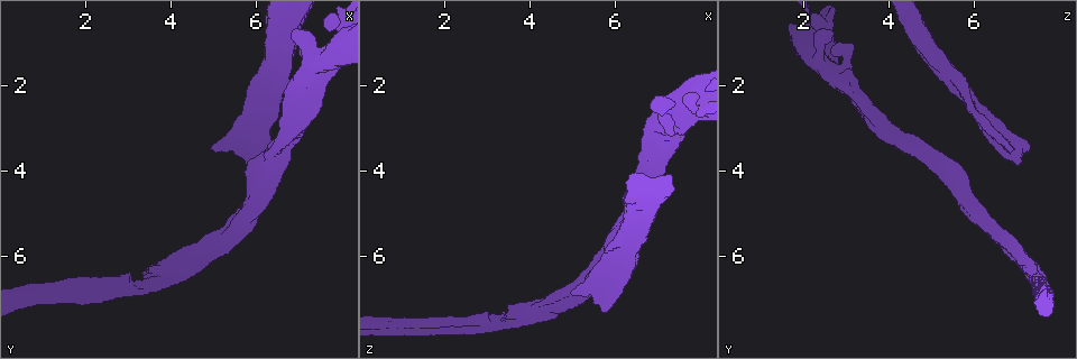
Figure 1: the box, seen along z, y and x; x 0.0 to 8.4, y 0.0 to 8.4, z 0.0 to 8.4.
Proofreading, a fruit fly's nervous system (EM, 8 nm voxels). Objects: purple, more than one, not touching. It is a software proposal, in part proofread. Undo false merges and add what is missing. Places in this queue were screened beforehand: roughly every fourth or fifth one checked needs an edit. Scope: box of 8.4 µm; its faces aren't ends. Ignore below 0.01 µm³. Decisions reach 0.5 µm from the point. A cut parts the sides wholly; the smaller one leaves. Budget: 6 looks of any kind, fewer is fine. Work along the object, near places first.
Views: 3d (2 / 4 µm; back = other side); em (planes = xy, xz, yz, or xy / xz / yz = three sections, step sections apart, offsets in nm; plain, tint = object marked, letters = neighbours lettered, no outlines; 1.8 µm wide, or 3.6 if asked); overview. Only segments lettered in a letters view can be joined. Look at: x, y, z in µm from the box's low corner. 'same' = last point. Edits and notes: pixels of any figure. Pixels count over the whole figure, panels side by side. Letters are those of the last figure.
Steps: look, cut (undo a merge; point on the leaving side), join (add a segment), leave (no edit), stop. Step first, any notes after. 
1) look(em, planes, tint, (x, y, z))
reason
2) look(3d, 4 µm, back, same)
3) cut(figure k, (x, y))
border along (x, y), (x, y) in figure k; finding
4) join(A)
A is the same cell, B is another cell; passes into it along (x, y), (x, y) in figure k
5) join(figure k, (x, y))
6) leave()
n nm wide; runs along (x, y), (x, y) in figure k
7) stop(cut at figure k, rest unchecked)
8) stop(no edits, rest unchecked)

look(em, planes, tint, (3.90, 6.40, 7.40))
branch point

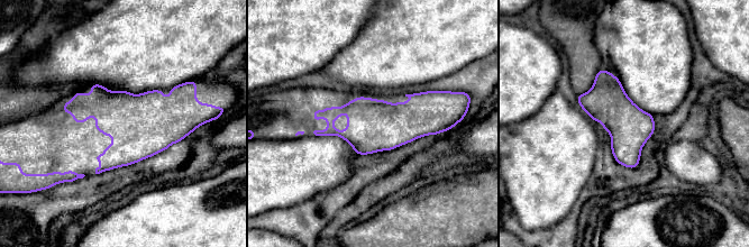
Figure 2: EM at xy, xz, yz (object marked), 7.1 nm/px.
look(em, planes, letters, same)

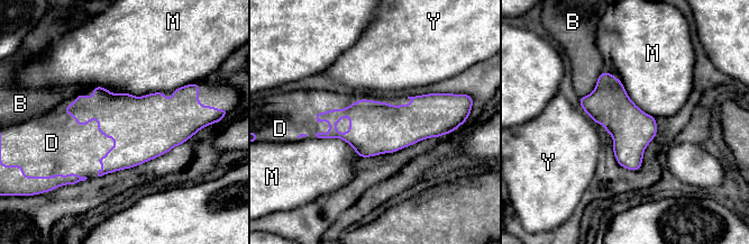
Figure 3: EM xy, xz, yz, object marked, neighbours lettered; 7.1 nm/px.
join(D)
300 nm wide; D is the same cell, B, M and Y are other cells; passes into it along (131, 122), (98, 127), (70, 147) in figure 3; it goes on there

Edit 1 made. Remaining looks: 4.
look(3d, 4 µm, (7.40, 1.70, 2.80))
closes a loop

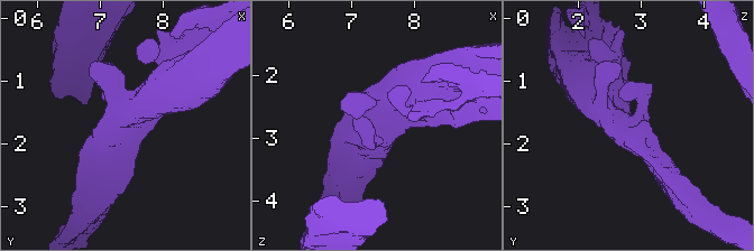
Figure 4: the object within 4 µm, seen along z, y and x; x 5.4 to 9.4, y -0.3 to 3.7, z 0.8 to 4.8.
look(em, xz, step 16, letters, (7.35, 1.70, 2.75))

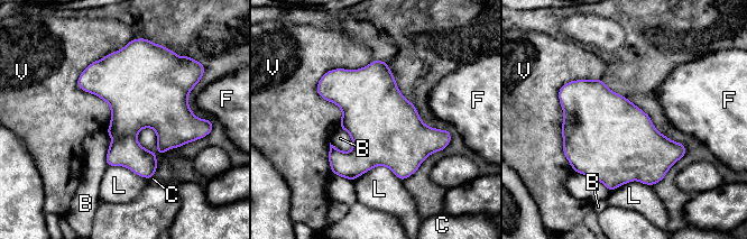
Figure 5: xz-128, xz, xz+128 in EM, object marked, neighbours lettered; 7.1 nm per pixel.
leave()
B, C, F, L and V are other cells; border along (600, 77), (559, 91), (574, 171) in figure 5; all the same cell

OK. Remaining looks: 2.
look(3d, 2 µm, (5.40, 3.40, 6.85))
sudden change in width

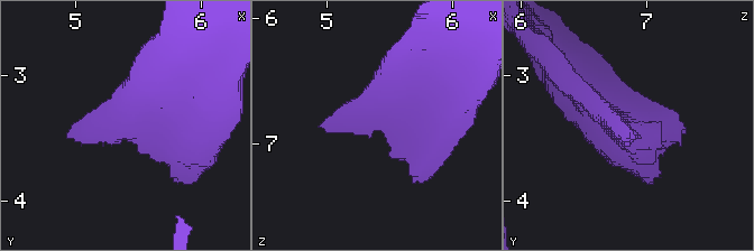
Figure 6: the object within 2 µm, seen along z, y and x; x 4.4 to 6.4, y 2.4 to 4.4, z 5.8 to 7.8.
look(em, planes, letters, (5.46, 3.42, 6.80))

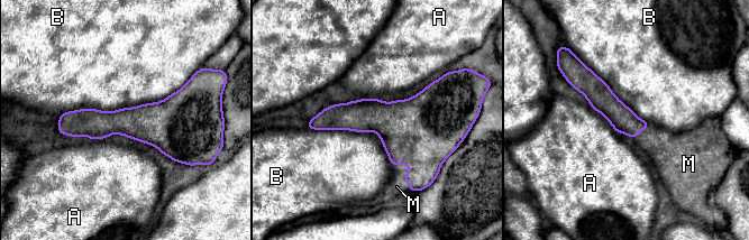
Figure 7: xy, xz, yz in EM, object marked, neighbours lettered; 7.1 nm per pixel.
join(M)
190 nm wide; M is the same cell, A and B are other cells; passes into it along (421, 138), (409, 171), (396, 186) in figure 7; it goes on there

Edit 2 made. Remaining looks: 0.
stop(join at figure 3, join at figure 7, rest unchecked)

